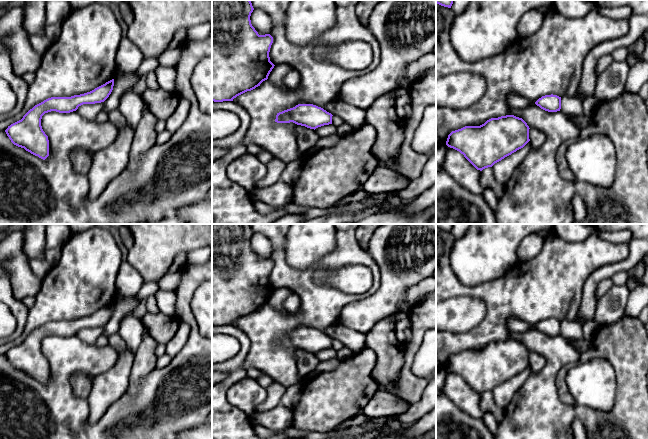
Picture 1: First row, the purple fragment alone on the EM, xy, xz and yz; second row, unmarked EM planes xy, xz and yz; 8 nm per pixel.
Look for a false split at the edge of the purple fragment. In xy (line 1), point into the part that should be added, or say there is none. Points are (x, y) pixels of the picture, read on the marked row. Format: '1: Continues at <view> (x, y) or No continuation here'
1: No continuation here

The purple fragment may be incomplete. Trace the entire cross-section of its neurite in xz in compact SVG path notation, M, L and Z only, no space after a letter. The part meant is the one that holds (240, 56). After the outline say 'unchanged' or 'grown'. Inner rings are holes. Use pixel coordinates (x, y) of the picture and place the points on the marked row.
M212 0L212 101L214 102L233 101L237 96L255 89L268 79L270 72L275 66L269 57L273 37L270 34L259 35L252 26L250 16L253 10L254 8L250 0Z | unchanged

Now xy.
M114 79L84 94L48 98L30 109L21 120L8 126L5 132L14 145L45 160L49 156L49 140L41 126L42 116L51 111L70 113L83 104L104 102L113 86Z | unchanged

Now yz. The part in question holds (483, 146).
M506 115L491 118L480 126L465 126L452 131L446 145L459 151L477 170L482 171L523 148L530 141L529 129L522 118Z | unchanged

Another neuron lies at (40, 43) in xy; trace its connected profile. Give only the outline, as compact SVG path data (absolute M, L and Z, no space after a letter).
M43 33L30 36L29 41L33 49L41 55L43 55L48 50L53 42Z

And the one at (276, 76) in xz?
M286 64L275 65L272 71L268 76L268 80L272 82L275 86L286 89L287 87L284 84L284 77L292 68Z

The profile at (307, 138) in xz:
M298 125L296 130L297 149L301 154L307 154L320 139L314 129Z

